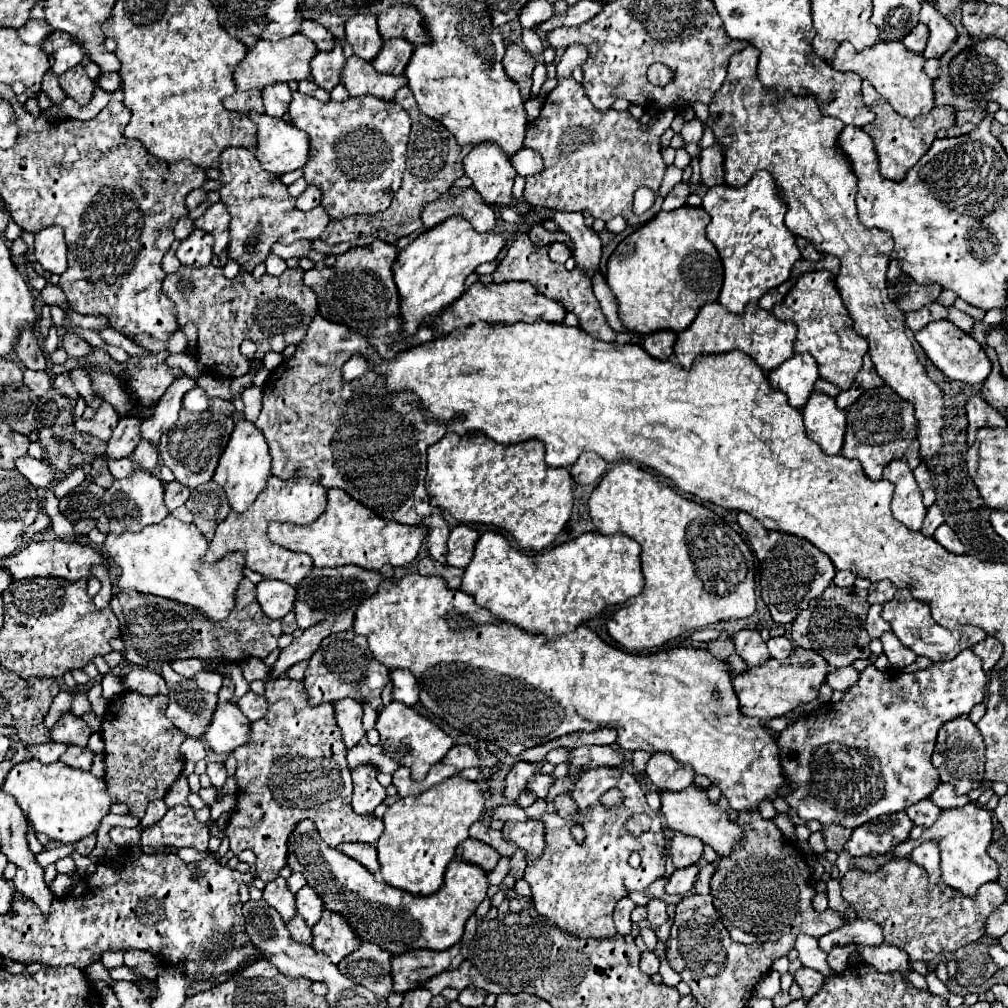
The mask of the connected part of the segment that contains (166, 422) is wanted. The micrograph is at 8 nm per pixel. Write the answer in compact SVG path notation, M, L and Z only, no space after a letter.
M179 376L179 378L173 380L173 384L167 388L167 392L161 396L161 400L155 404L153 416L143 422L141 436L145 440L157 444L159 438L161 438L161 434L167 428L171 428L173 422L177 422L179 410L181 410L181 398L193 386L195 386L195 380L189 378L189 376Z

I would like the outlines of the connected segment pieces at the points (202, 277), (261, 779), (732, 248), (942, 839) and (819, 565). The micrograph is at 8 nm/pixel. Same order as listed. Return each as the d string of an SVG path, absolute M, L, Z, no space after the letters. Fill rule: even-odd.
M181 266L175 274L165 276L163 280L163 290L165 294L175 302L177 306L177 322L179 326L185 326L189 322L193 322L199 330L197 336L197 360L213 374L213 376L221 376L221 378L235 378L235 376L243 376L249 370L249 358L245 358L239 352L239 346L243 340L251 340L257 346L255 358L263 360L263 356L273 350L273 352L283 352L285 346L289 344L297 344L301 342L301 338L305 336L305 330L311 322L311 318L317 312L317 298L313 294L311 288L307 288L303 284L303 268L287 268L281 276L271 276L271 274L263 274L259 280L253 278L251 272L247 270L239 270L239 274L235 278L225 278L223 276L223 268L219 266L201 266L201 268L193 268L191 266ZM175 278L185 278L189 282L193 282L195 290L193 294L185 296L177 290L175 286Z
M287 676L269 680L269 682L265 684L265 698L267 698L267 704L269 704L267 714L265 714L261 720L257 720L257 722L251 724L247 744L239 746L239 748L233 752L235 758L237 758L237 762L239 762L237 772L235 772L235 776L237 776L237 786L239 786L239 788L237 788L237 808L233 810L233 814L231 814L231 818L229 818L225 836L227 836L227 840L229 840L229 850L231 850L233 854L237 854L237 852L241 852L241 850L251 850L251 852L255 852L255 856L257 856L257 862L255 862L255 876L261 878L263 882L271 882L273 878L279 876L279 870L285 866L287 838L289 838L293 826L295 826L299 820L311 818L311 820L315 822L315 826L317 826L321 838L323 838L329 846L333 846L333 848L337 848L337 846L343 844L343 842L367 842L367 844L375 844L375 842L379 840L379 834L383 832L383 822L381 822L379 818L371 816L371 814L367 814L367 816L359 816L359 814L355 814L355 812L351 810L351 792L353 792L351 770L349 770L349 766L347 766L347 762L345 762L345 744L343 744L343 738L341 738L341 728L337 726L337 720L335 720L335 710L333 710L333 706L331 706L329 702L311 706L303 682L291 680L291 678L287 678Z
M757 172L741 188L731 188L727 184L713 186L703 196L701 206L711 216L711 222L707 224L707 238L719 250L723 270L725 270L723 288L717 298L717 302L723 308L727 308L733 314L739 314L747 302L753 302L753 304L759 302L765 292L769 292L771 288L777 288L779 284L789 280L789 272L791 272L793 264L801 258L801 254L799 254L799 248L795 246L795 234L783 222L783 216L787 212L787 204L783 202L783 194L777 190L775 180L769 172Z
M969 802L963 808L943 810L941 818L925 830L921 840L939 840L941 880L947 886L963 892L965 896L977 898L977 890L983 884L999 880L999 864L987 854L987 848L991 844L991 834L993 834L991 812Z
M737 512L737 524L747 532L749 544L755 550L755 556L761 564L761 594L763 602L771 612L771 618L777 624L793 622L795 616L809 604L809 600L821 596L823 590L831 584L837 572L833 562L825 552L809 544L805 538L787 532L765 530L765 526L761 526L761 522L757 522L747 512Z

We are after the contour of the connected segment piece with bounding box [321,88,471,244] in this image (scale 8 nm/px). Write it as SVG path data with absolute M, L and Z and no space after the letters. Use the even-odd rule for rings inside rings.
M401 88L395 94L395 102L403 106L403 110L411 116L411 122L413 122L409 144L407 144L407 170L403 174L401 188L393 196L391 206L383 212L377 212L373 216L353 216L351 222L349 222L349 216L343 220L333 218L329 222L329 226L325 228L325 232L321 234L321 240L329 242L329 244L337 244L337 242L353 240L359 234L373 234L377 230L393 232L399 238L409 236L411 232L421 228L421 218L419 218L421 204L431 202L433 198L439 198L443 192L447 192L453 186L453 182L457 178L461 178L465 174L463 158L471 152L471 146L459 146L449 130L445 130L441 124L437 124L429 116L421 114L421 110L417 110L417 102L415 102L413 94L405 92L405 88ZM453 166L455 166L455 170L453 170Z

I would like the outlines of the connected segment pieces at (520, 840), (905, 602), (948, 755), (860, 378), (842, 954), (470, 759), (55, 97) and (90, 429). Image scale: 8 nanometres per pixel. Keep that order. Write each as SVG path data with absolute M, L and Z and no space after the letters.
M525 820L525 822L505 822L503 834L509 842L515 842L519 848L527 850L527 860L535 860L543 854L545 846L545 826L541 820Z
M899 588L893 596L893 600L885 602L883 604L883 612L881 616L891 624L893 628L893 634L901 640L903 646L907 646L909 650L913 650L917 656L925 656L933 662L945 662L945 660L951 660L953 656L957 656L961 650L981 642L987 634L977 628L977 626L955 626L953 630L949 628L943 628L943 626L937 626L931 618L931 612L929 612L929 606L921 600L915 600L911 596L911 592L907 588Z
M967 716L945 722L937 734L935 752L931 756L931 762L937 768L939 780L953 784L957 796L969 794L973 790L973 784L981 782L983 774L985 774L985 744L983 744L983 738L981 738L977 726Z
M869 354L865 356L863 368L861 368L861 370L859 370L859 374L857 374L857 384L859 384L863 390L877 388L877 386L881 386L881 384L883 384L883 382L881 382L881 378L879 378L879 374L875 372L875 366L873 366L873 362L871 362Z
M833 948L829 954L827 954L827 964L835 970L835 972L843 972L849 964L849 952L847 948Z
M457 744L445 754L443 764L449 764L449 766L457 768L457 772L463 772L465 768L477 768L479 766L479 758L469 746Z
M49 70L49 72L45 74L41 90L43 90L51 100L53 100L53 104L59 104L59 102L65 98L65 90L61 90L59 80L57 80L57 76L53 74L53 70Z
M103 400L103 402L99 404L99 408L95 410L95 416L89 418L89 420L83 418L83 416L79 416L79 418L75 420L75 428L77 428L79 432L87 432L87 434L97 436L97 438L101 438L103 442L107 442L107 440L111 438L115 426L117 426L117 422L119 422L119 416L117 416L115 408L109 406L107 400Z

